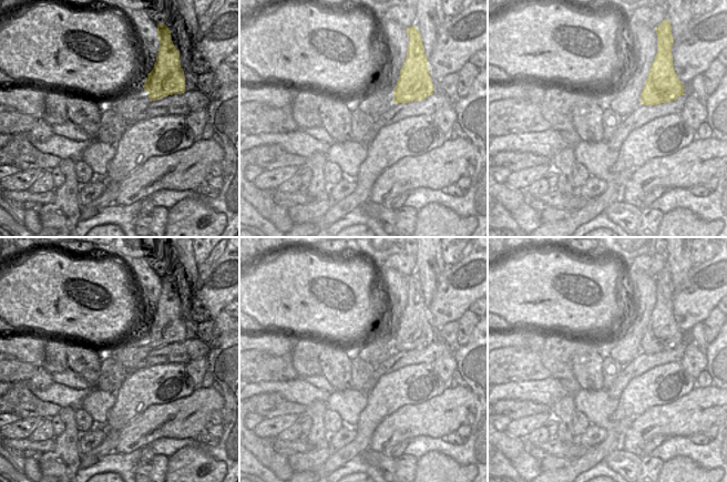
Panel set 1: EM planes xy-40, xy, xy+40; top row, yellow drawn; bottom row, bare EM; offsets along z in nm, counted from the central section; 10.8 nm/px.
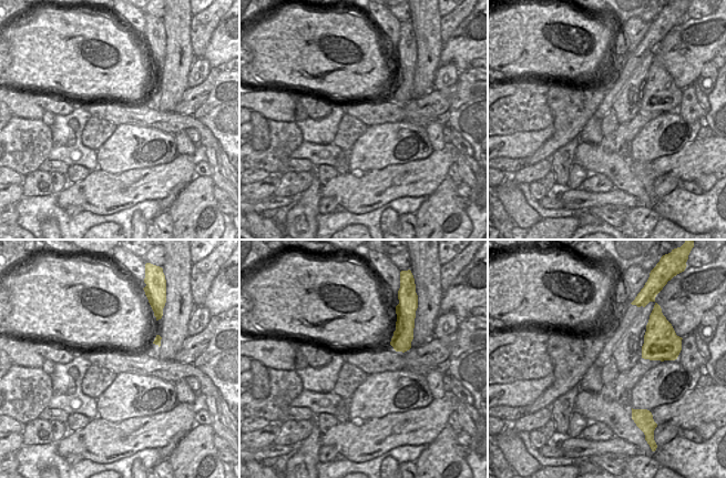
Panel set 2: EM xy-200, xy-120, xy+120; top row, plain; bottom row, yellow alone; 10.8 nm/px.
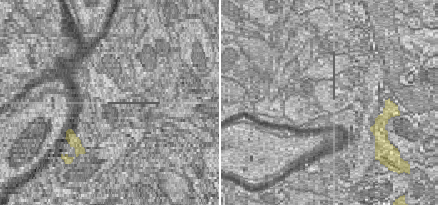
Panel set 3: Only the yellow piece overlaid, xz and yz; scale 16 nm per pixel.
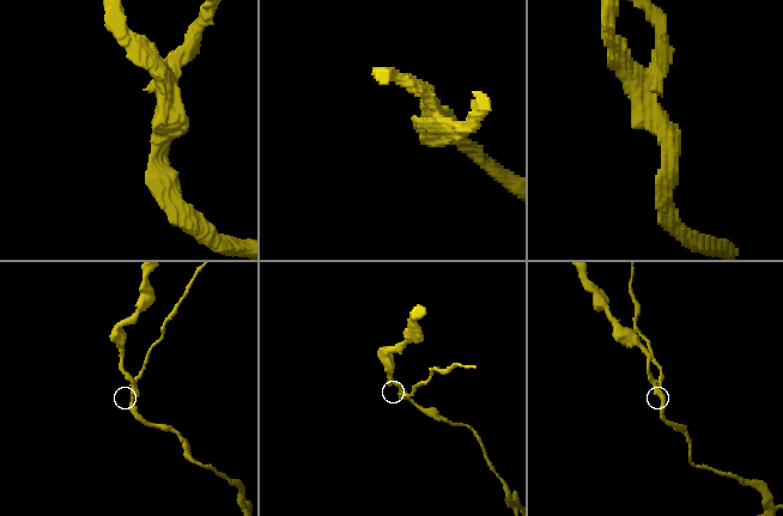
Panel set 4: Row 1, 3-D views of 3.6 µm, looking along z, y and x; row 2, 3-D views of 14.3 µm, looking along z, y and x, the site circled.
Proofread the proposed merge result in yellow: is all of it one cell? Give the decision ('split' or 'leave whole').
split

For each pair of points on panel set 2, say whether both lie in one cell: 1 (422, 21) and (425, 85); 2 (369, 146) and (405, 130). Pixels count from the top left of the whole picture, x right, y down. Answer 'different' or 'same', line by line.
1: same
2: same

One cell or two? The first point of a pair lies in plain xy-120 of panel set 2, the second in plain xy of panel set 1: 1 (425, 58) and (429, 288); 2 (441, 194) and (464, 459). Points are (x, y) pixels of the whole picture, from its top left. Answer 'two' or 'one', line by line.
1: one
2: two

